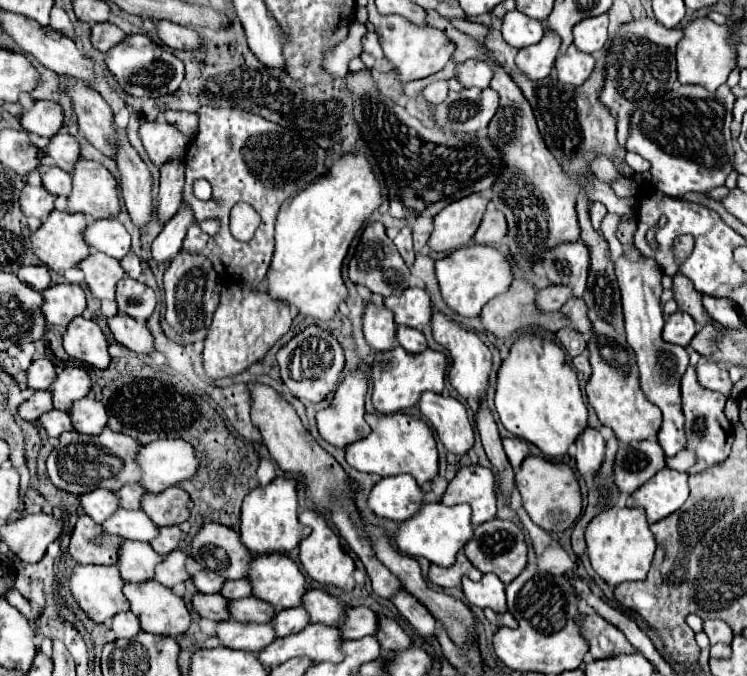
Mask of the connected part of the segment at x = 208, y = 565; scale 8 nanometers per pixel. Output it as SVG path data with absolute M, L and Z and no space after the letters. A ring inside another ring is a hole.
M208 522L190 542L192 558L210 572L226 580L240 580L248 574L252 552L240 544L238 534L218 522Z

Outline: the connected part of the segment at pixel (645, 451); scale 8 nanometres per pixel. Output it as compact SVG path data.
M654 438L632 444L620 444L614 462L614 484L620 492L632 494L662 468L664 452Z

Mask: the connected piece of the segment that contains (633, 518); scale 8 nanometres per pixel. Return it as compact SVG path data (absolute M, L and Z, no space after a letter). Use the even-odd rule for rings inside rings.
M610 508L600 512L586 528L586 544L592 568L608 586L618 586L626 580L644 580L656 550L642 508Z

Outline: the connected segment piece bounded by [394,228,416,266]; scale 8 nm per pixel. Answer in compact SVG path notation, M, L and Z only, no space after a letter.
M402 228L402 230L398 232L398 236L394 238L394 244L396 244L400 256L404 258L406 266L412 266L416 254L414 254L414 250L412 250L412 234L410 234L410 230L408 230L408 228Z

